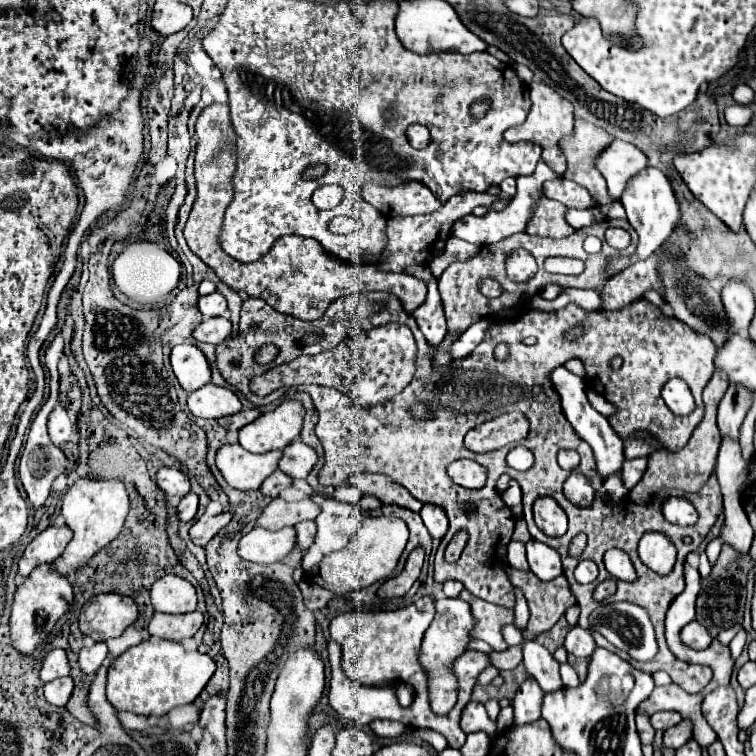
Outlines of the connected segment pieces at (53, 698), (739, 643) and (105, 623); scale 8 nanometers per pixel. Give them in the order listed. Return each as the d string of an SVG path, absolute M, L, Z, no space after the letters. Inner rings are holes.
M62 677L62 679L54 679L50 683L44 685L44 699L50 703L50 705L56 705L56 707L64 707L66 701L70 699L72 695L72 677Z
M738 631L736 637L730 641L730 651L732 651L732 657L734 659L738 659L738 655L744 649L744 645L746 645L746 631Z
M104 593L92 597L80 613L80 631L94 641L120 637L138 619L138 607L130 597Z

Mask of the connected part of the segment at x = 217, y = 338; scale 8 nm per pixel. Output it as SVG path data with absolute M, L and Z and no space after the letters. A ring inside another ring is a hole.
M214 317L214 319L206 319L202 321L194 331L192 331L192 337L196 341L204 341L204 343L212 343L212 345L218 345L222 343L226 337L230 337L230 321L224 319L224 317Z

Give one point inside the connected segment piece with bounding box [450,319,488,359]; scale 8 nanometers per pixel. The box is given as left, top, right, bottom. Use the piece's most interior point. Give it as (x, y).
(472, 336)

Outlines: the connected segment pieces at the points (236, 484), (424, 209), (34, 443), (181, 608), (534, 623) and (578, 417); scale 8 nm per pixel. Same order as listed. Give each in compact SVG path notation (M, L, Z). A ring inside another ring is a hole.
M240 443L234 445L222 445L216 453L216 465L228 485L234 489L260 489L266 477L270 477L278 469L278 461L282 457L282 451L270 451L270 453L250 453Z
M366 183L362 189L364 201L374 205L382 215L427 215L442 207L422 183L404 183L398 187L382 187Z
M56 335L56 339L52 341L52 345L46 349L46 367L50 371L50 397L48 401L44 403L44 407L38 411L38 415L34 417L32 421L32 427L30 427L30 433L28 433L28 439L26 439L26 445L22 449L22 455L20 455L20 465L18 465L18 475L20 475L20 481L28 493L28 501L32 503L32 507L42 507L44 501L48 499L50 495L50 487L52 487L52 481L66 471L66 465L68 465L68 459L66 455L50 441L48 437L48 431L46 431L46 419L50 415L50 411L54 409L56 401L58 401L58 361L64 353L64 341L62 341L62 335Z
M166 575L152 585L152 607L158 613L182 615L196 611L196 589L178 575Z
M510 569L510 571L508 571L508 577L510 577L510 583L512 583L514 587L522 589L522 593L524 593L524 597L526 597L526 601L528 601L528 607L530 607L530 621L528 621L530 627L528 627L528 633L524 633L524 639L532 641L532 639L536 639L540 633L552 629L562 615L566 617L566 621L568 621L570 625L576 625L576 623L578 623L580 607L574 605L576 599L574 599L574 595L572 595L572 591L570 591L570 587L568 587L568 581L566 581L564 577L558 577L558 579L554 579L554 581L544 583L544 581L540 581L538 577L534 577L532 573L528 573L528 571L516 571L516 569Z
M564 365L556 367L552 373L550 373L550 381L552 381L552 387L558 391L560 399L562 399L562 409L564 409L564 415L566 419L570 421L570 425L576 429L576 433L592 447L594 451L594 457L596 457L596 471L602 479L608 479L610 475L614 473L620 473L622 469L622 463L624 463L624 443L622 439L616 435L616 431L612 429L612 425L608 423L608 419L604 415L600 415L586 399L586 393L584 393L584 379L576 377L574 373L570 373Z

